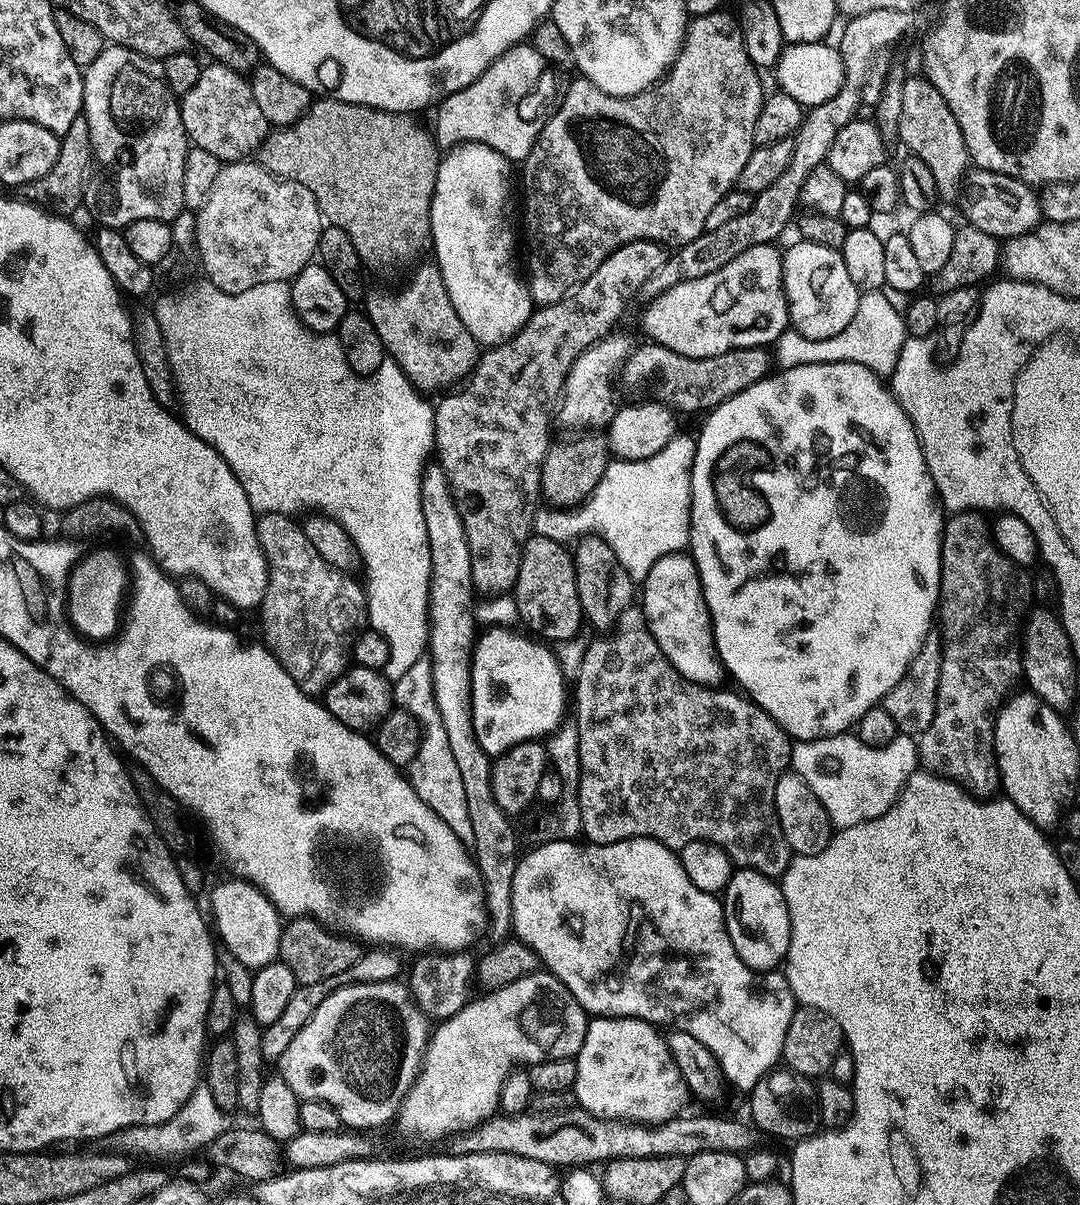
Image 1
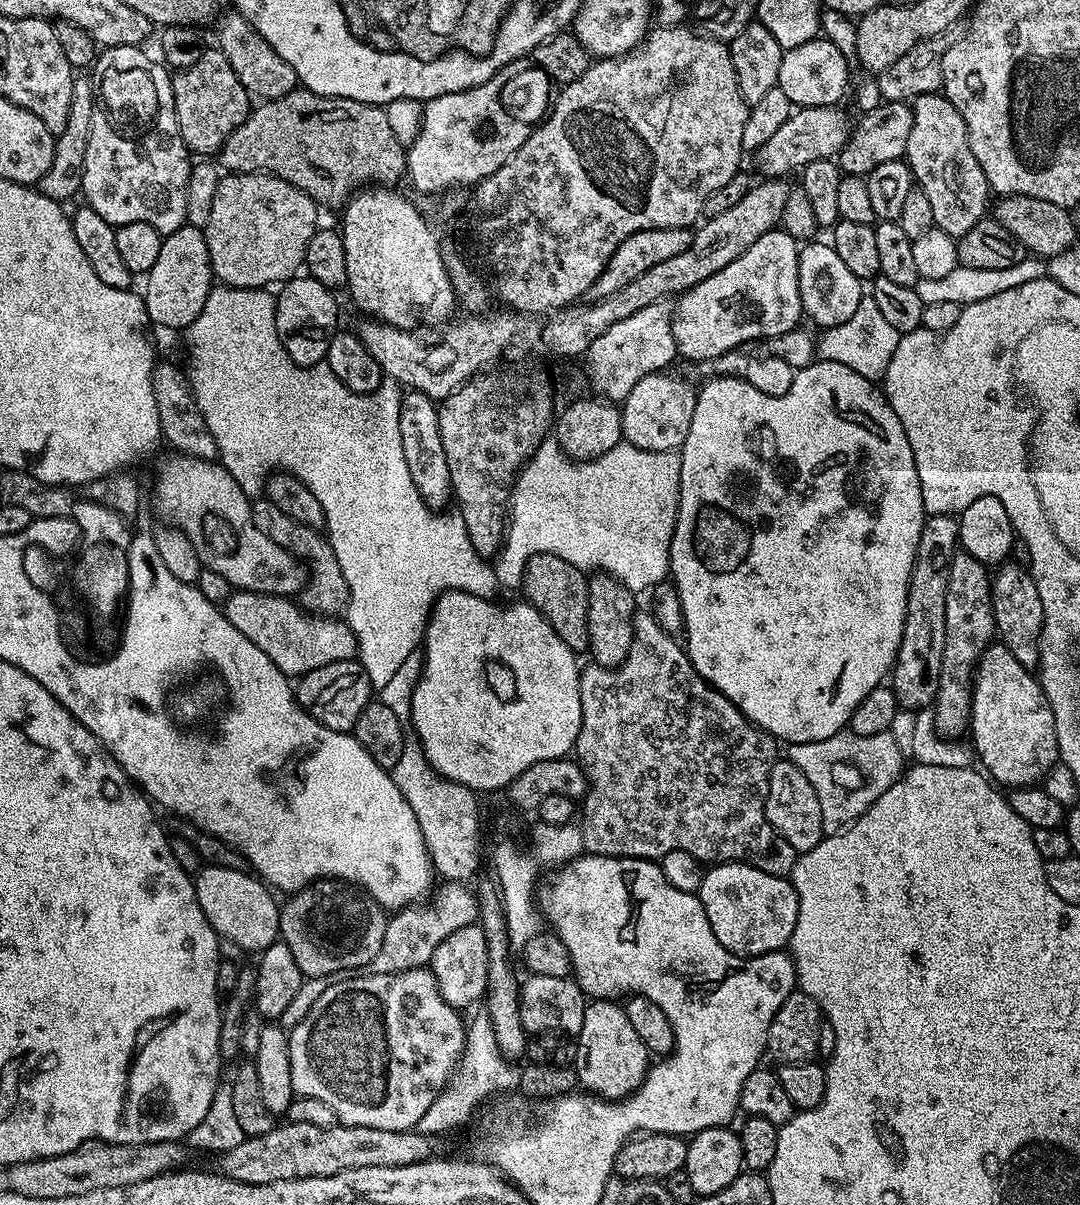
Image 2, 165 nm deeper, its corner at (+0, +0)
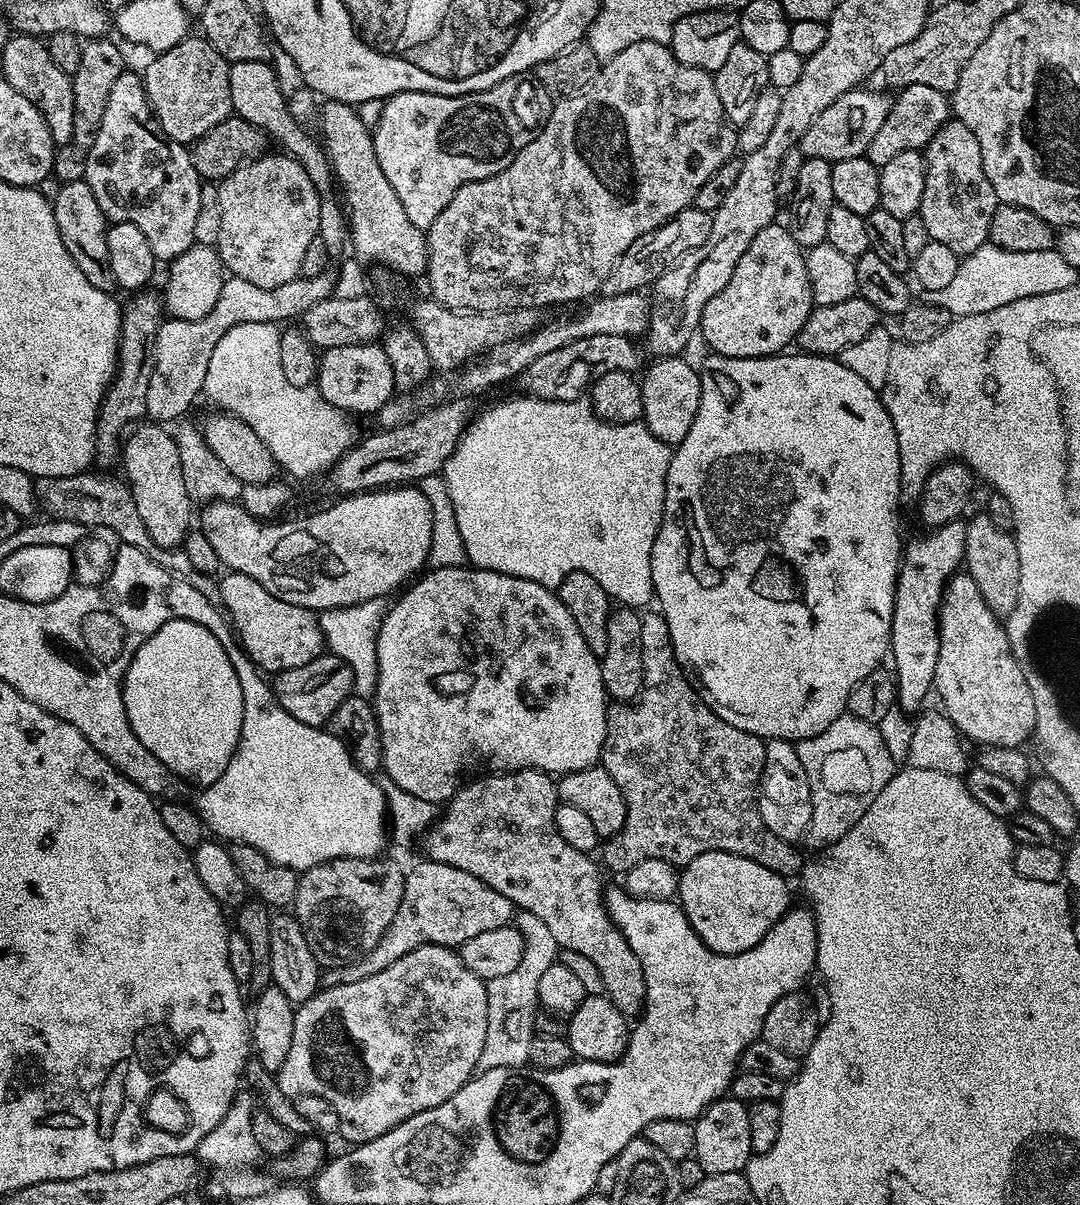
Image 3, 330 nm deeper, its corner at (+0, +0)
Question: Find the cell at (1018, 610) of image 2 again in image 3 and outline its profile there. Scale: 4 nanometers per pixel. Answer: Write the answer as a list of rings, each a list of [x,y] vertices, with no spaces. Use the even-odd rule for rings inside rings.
[[[980,514],[966,524],[966,550],[964,564],[967,575],[974,578],[982,594],[984,604],[1001,618],[1006,618],[1014,610],[1020,593],[1020,571],[1018,570],[1018,546],[1012,532],[998,530],[986,514]]]

